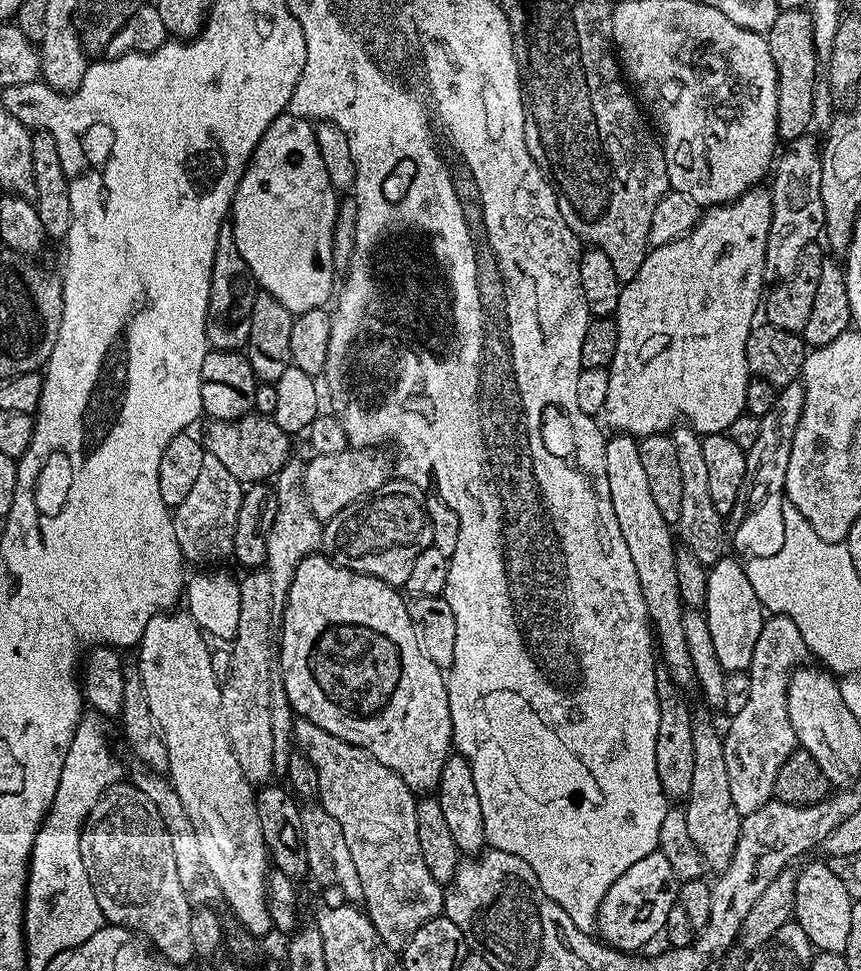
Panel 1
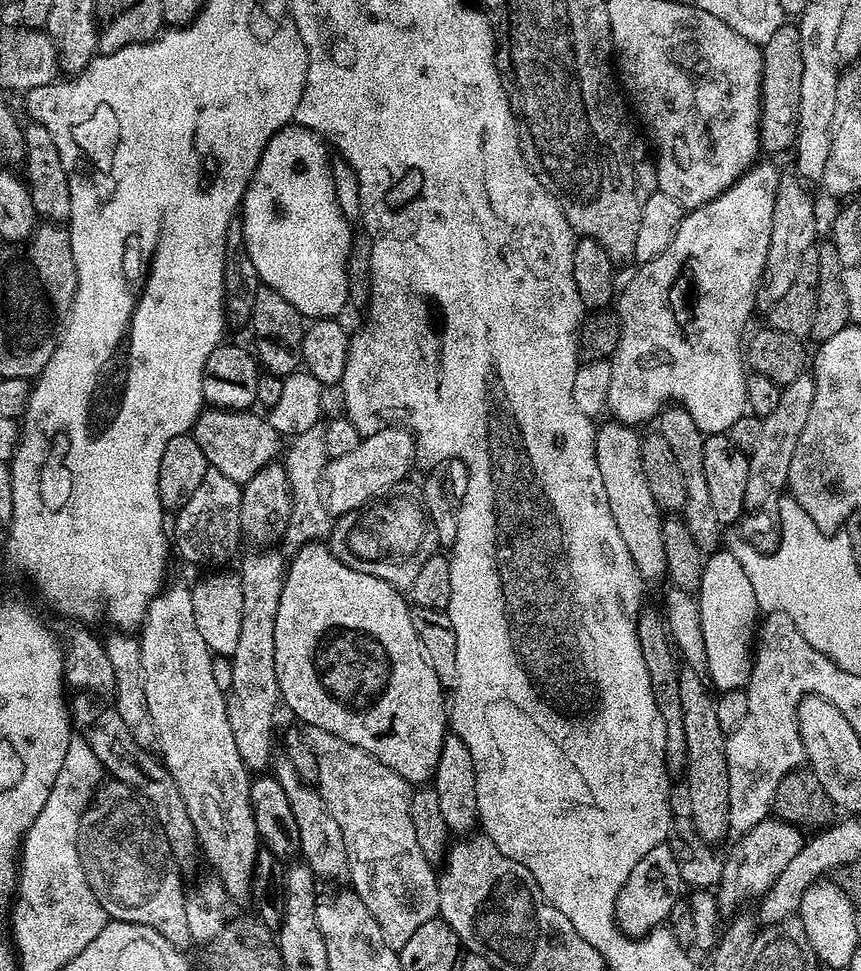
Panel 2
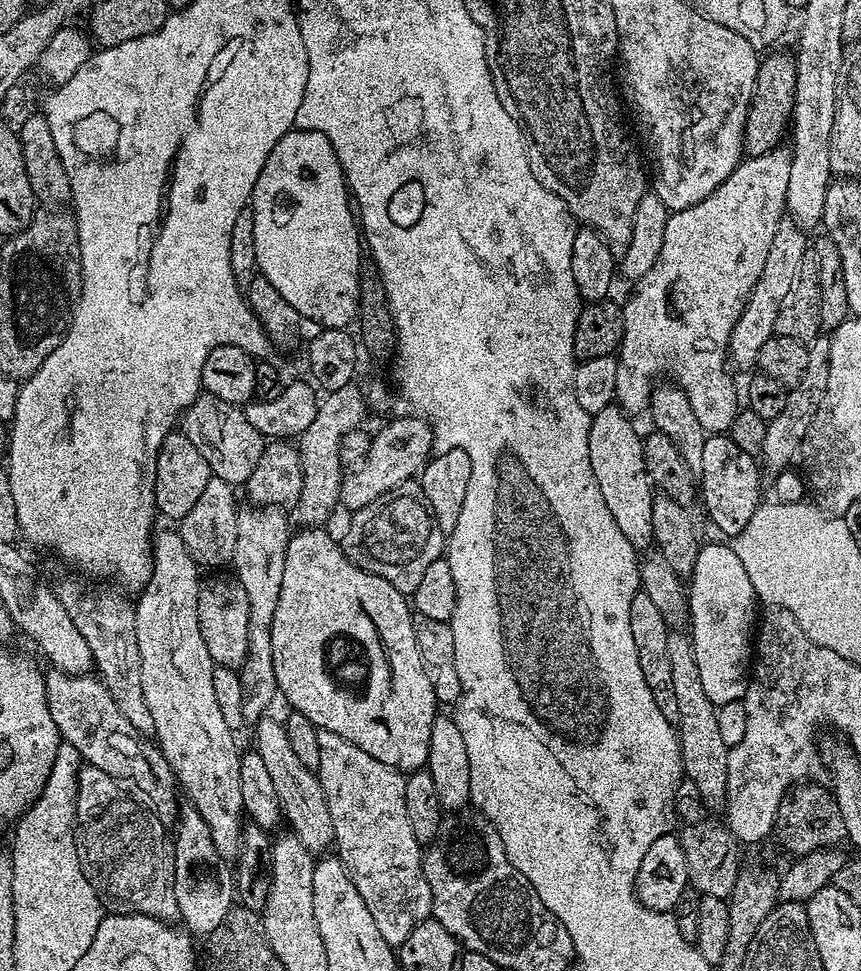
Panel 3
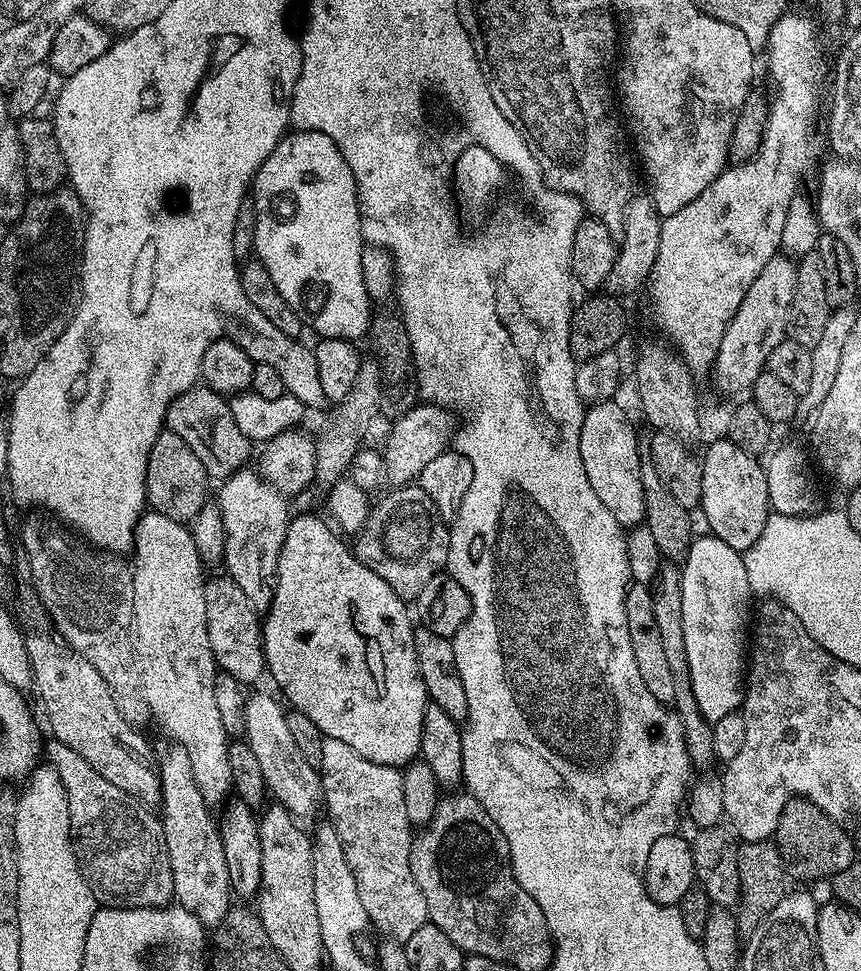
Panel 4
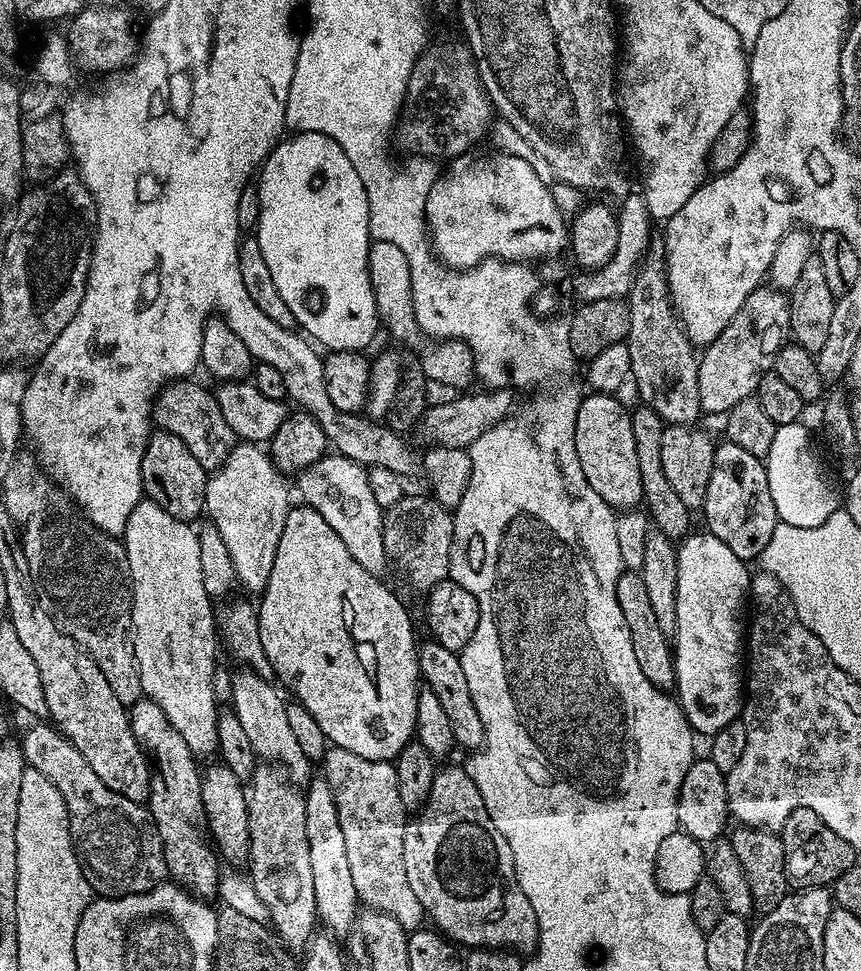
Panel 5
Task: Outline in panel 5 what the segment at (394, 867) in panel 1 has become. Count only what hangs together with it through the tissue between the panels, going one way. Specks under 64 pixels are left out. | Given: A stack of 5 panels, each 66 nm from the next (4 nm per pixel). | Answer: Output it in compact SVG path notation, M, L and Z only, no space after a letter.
M329 747L322 761L322 778L330 782L334 802L338 806L338 822L342 822L342 835L346 837L346 859L350 865L350 874L354 877L354 890L359 903L374 912L385 912L398 922L410 934L425 923L424 907L414 895L410 881L406 879L406 862L402 862L402 838L406 813L402 806L402 797L398 795L398 774L395 767L386 760L367 760L350 754L350 750Z

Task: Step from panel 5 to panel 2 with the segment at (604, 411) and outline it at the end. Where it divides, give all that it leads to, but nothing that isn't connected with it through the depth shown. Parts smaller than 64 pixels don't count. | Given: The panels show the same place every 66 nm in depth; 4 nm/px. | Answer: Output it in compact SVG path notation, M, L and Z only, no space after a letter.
M609 419L609 424L600 424L596 429L596 457L598 471L602 473L602 482L606 482L606 502L610 502L610 514L614 514L614 522L626 541L626 550L630 550L630 558L634 558L634 566L641 580L664 580L668 571L666 549L662 546L662 526L665 517L658 502L654 502L654 494L650 494L650 482L646 482L646 470L642 470L642 450L640 449L641 433L631 424L621 424L619 420Z

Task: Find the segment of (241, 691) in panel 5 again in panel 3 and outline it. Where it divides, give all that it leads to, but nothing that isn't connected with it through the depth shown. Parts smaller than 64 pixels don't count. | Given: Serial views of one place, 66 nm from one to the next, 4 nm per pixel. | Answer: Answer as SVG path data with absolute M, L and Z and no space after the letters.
M261 718L255 721L256 744L254 751L262 754L262 762L266 765L274 787L278 789L278 798L284 803L284 820L289 824L291 835L306 846L306 850L313 854L324 854L333 847L334 818L330 818L330 806L326 806L326 794L320 785L317 773L302 766L301 760L294 754L290 746L290 738L286 738L286 730L279 719L268 720Z

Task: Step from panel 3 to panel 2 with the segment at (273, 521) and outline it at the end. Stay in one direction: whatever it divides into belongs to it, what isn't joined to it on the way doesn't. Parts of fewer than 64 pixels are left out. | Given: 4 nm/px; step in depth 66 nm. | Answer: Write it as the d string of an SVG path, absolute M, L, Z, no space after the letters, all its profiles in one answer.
M252 550L252 553L239 561L238 573L242 584L242 627L239 628L238 646L231 654L232 673L226 680L226 699L230 730L234 730L234 743L238 745L238 754L242 754L242 762L250 770L264 770L268 758L272 754L272 719L276 716L276 704L281 703L278 690L278 678L274 674L274 618L278 618L278 602L282 598L286 556L283 551L264 552L268 550Z

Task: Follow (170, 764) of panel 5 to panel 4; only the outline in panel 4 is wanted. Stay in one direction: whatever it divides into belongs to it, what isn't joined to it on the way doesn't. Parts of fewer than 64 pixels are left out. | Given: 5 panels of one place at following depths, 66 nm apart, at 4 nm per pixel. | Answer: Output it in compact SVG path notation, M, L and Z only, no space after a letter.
M160 738L160 741L155 741L154 755L160 766L158 815L164 826L170 874L174 878L172 895L179 907L190 910L190 914L194 914L206 926L215 926L226 918L234 904L217 817L202 798L198 782L194 782L194 772L190 770L190 758L180 744Z

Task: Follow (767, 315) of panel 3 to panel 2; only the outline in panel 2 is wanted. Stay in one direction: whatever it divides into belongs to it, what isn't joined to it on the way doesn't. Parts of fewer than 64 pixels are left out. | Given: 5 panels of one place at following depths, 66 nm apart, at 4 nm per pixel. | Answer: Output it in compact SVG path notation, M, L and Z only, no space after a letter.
M781 175L774 204L774 226L770 234L770 250L766 254L764 278L760 281L760 290L756 294L757 305L764 310L771 308L774 302L778 302L778 298L782 298L782 294L786 294L786 290L790 290L790 286L796 284L804 257L813 251L817 243L816 208L812 205L812 196L803 188L805 185L795 175L793 176Z

